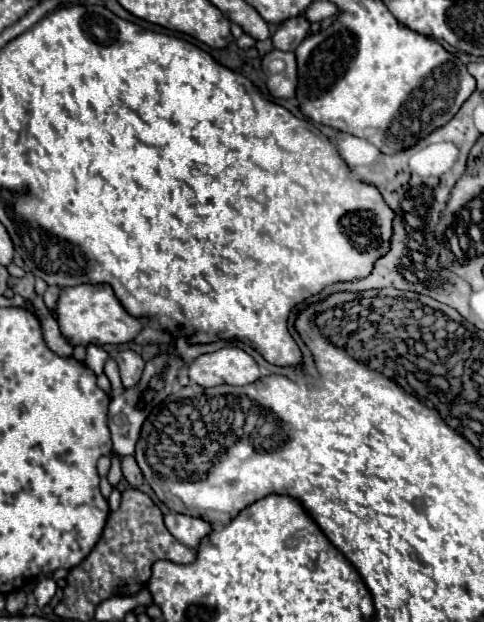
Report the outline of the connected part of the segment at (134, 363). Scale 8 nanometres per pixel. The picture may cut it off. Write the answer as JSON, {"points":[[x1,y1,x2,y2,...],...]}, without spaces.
{"points":[[120,351,116,355,116,363,120,367,120,375,122,375,122,385,124,389,132,389,140,377,142,377,142,371,144,371,144,361,138,353,134,351]]}

